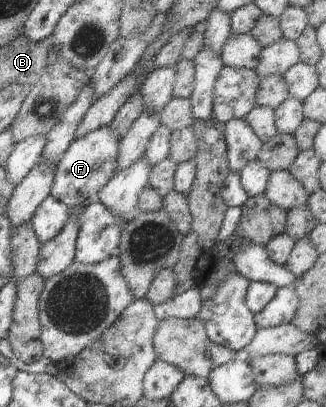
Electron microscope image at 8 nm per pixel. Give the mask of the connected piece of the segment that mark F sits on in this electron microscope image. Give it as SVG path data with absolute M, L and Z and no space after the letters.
M103 126L73 140L55 165L56 171L50 194L73 211L85 200L94 200L96 193L117 173L118 143L119 138L109 126Z

